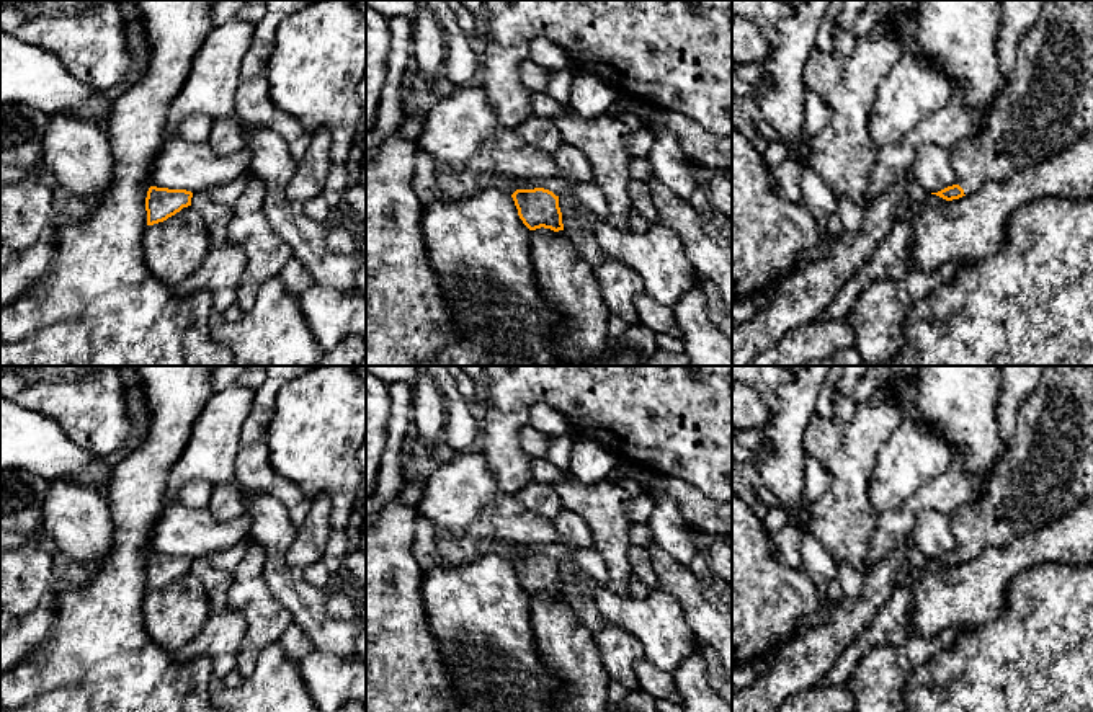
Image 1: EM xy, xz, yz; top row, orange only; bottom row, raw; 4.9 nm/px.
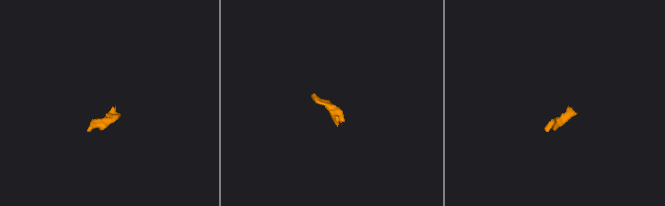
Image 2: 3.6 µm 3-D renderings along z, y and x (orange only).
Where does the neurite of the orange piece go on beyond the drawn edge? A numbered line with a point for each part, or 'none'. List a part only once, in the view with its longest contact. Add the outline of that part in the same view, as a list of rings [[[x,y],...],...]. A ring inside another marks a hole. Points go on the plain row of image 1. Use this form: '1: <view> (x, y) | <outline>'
1: yz (1048, 471) | [[[1046,366],[1039,384],[1016,413],[1013,441],[982,492],[949,514],[956,550],[970,560],[988,547],[1003,547],[1077,510],[1093,493],[1093,366]]]

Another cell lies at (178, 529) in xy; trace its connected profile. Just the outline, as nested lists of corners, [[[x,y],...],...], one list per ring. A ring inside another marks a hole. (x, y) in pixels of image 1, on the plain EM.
[[[167,500],[152,531],[149,547],[157,554],[204,558],[248,537],[250,518],[221,523],[207,510],[193,510]]]

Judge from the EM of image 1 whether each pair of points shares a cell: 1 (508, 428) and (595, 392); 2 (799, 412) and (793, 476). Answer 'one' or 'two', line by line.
1: one
2: one

